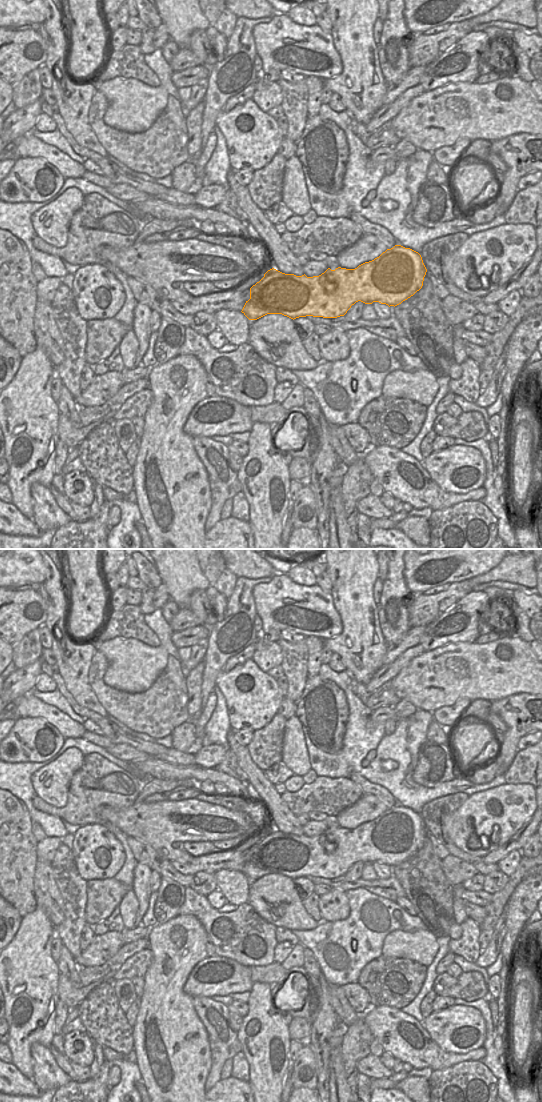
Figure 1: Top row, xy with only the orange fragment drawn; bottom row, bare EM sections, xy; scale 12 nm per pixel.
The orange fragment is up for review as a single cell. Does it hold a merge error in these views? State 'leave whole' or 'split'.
leave whole

